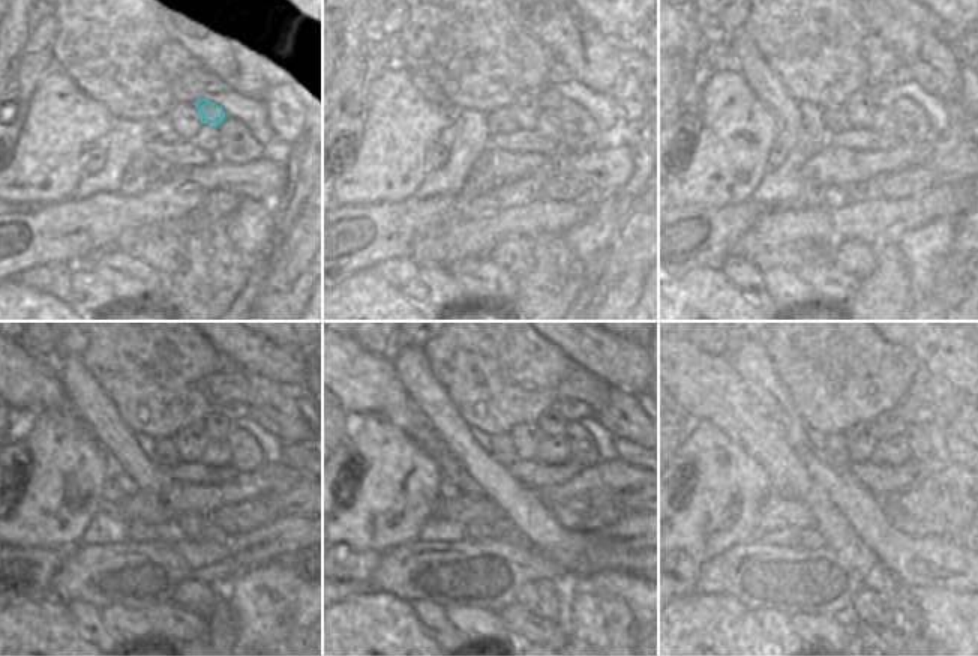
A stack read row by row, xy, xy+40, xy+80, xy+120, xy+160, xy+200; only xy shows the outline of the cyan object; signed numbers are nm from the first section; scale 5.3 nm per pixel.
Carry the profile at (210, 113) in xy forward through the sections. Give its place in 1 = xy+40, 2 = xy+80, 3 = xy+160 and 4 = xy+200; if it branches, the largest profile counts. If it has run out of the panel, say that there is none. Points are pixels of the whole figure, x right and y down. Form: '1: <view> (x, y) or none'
1: xy+40 (549, 98)
2: xy+80 (884, 95)
3: xy+160 (551, 424)
4: xy+200 (890, 424)

